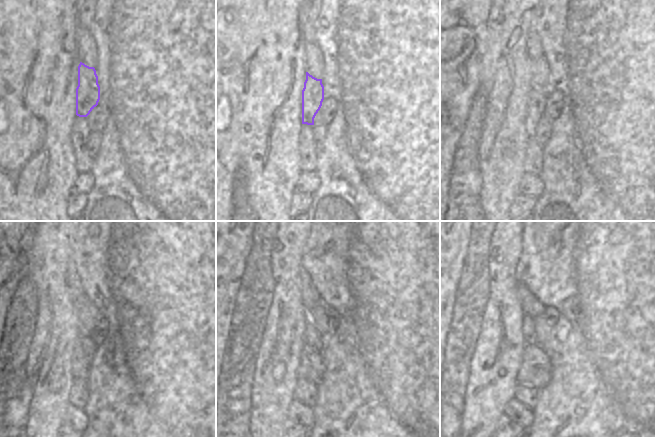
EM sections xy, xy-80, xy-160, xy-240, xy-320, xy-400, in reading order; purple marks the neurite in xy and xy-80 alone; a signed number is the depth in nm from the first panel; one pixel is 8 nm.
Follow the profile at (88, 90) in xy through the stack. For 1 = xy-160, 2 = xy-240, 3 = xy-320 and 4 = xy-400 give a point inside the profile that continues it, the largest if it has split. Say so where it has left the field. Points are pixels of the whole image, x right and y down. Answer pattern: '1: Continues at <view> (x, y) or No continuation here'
1: Continues at xy-160 (536, 100)
2: Continues at xy-240 (93, 352)
3: Continues at xy-320 (311, 368)
4: Continues at xy-400 (535, 371).

